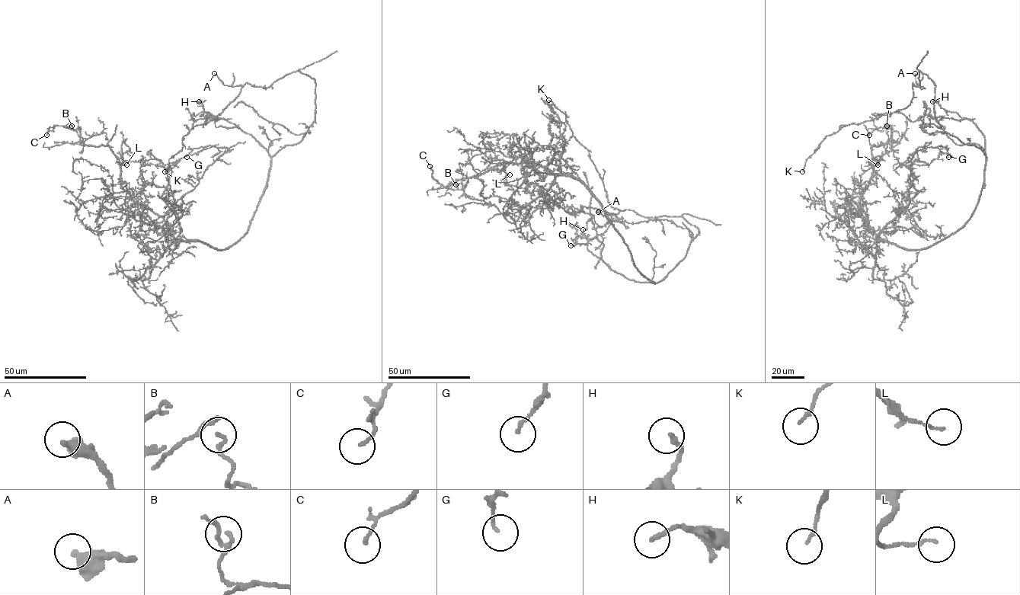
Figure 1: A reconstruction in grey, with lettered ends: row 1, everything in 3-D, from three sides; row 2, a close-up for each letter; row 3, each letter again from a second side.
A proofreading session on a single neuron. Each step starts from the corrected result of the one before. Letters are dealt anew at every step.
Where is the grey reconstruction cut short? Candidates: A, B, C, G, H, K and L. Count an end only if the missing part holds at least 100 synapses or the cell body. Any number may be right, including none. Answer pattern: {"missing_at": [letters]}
{"missing_at": []}

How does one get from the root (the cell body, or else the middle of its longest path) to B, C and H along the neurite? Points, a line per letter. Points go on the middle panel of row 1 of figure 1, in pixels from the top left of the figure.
B: (650, 281), (637, 268), (601, 203), (579, 180), (516, 157), (504, 171), (470, 177), (462, 189), (455, 184)
C: (650, 281), (579, 180), (516, 157), (504, 171), (488, 170), (452, 190), (433, 178), (430, 166)
H: (650, 281), (654, 283), (637, 282), (612, 270), (588, 249), (587, 240), (583, 229)

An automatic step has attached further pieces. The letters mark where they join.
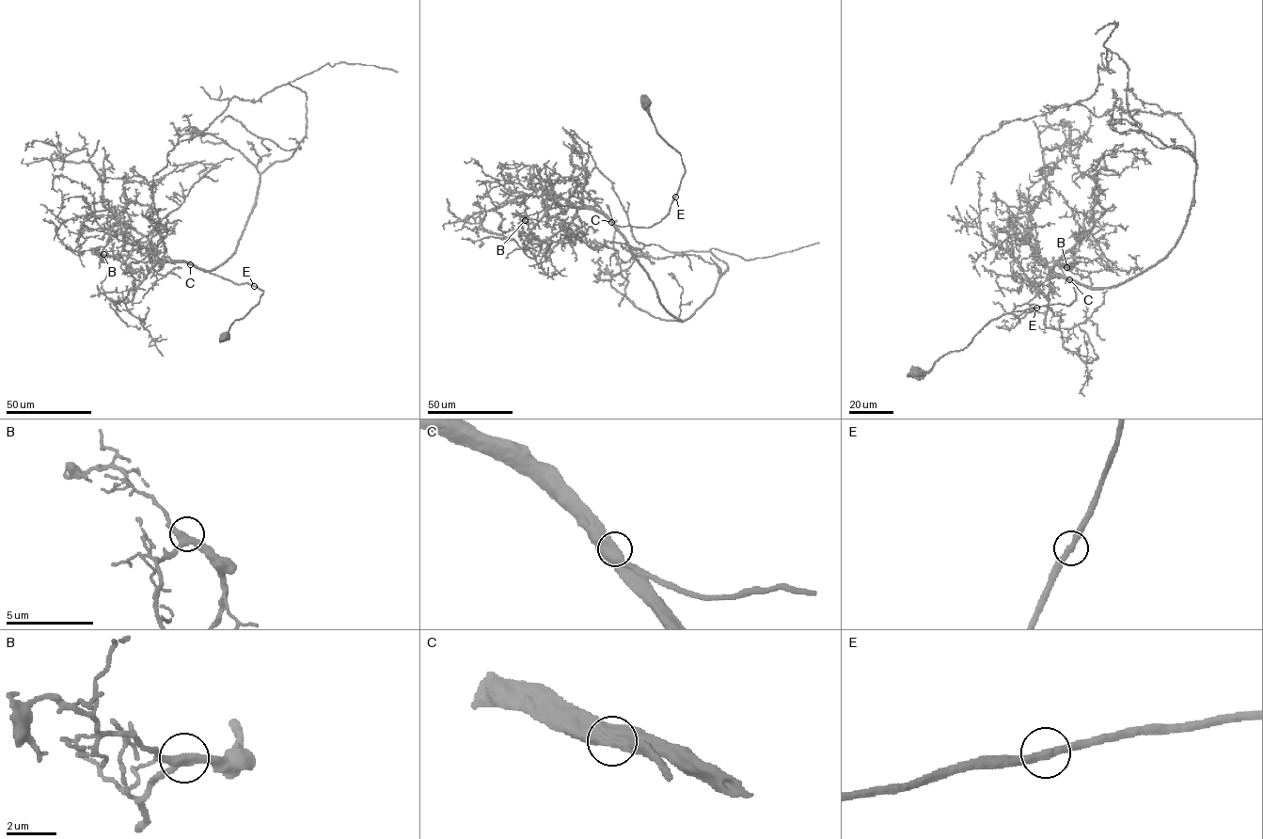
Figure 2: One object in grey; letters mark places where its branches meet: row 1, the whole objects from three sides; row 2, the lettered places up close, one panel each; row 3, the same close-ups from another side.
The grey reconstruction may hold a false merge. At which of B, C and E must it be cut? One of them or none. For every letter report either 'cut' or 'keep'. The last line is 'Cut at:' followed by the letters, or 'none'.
B: keep
C: keep
E: keep
Cut at: none

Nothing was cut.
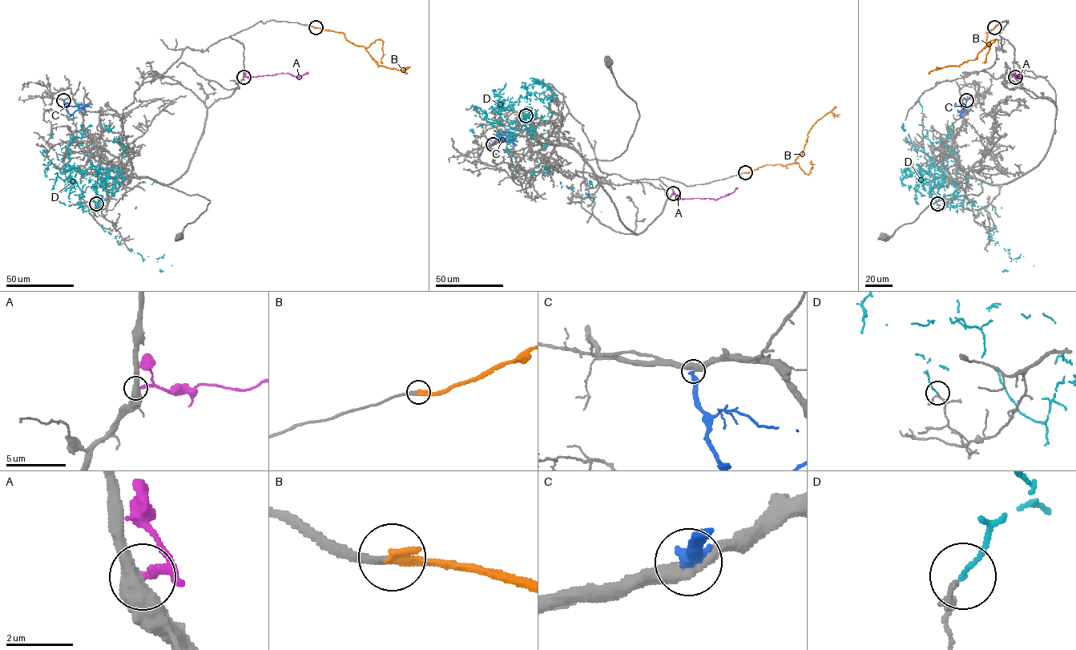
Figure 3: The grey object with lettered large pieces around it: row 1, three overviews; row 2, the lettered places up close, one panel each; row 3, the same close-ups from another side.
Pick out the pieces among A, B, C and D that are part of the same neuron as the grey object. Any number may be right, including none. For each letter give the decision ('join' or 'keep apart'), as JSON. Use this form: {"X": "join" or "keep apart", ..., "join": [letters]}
{"A": "keep apart", "B": "join", "C": "keep apart", "D": "keep apart", "join": ["B"]}

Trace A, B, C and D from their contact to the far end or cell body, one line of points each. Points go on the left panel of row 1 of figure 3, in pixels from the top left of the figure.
A: (243, 77), (288, 73), (301, 76), (308, 72)
B: (316, 27), (342, 32), (348, 41), (365, 48), (378, 66), (399, 70), (410, 66)
C: (64, 100), (70, 115), (80, 108), (85, 114)
D: (96, 204), (102, 196), (87, 175), (77, 203), (120, 245), (143, 259), (163, 257), (171, 265)

